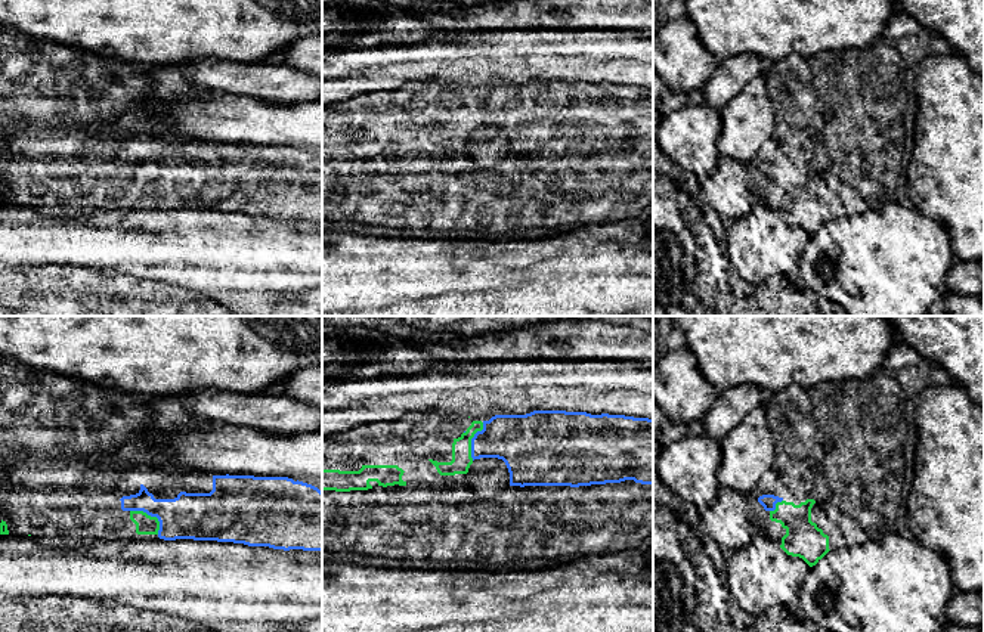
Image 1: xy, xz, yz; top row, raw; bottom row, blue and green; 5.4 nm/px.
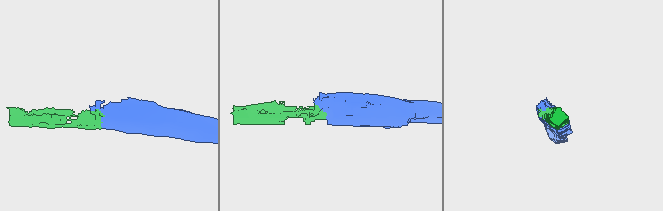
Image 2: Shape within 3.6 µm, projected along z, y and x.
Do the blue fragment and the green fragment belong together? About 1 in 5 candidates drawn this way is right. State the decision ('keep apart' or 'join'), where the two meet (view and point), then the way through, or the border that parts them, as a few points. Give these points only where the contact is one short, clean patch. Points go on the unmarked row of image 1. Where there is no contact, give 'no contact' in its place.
join | xy (151, 185)

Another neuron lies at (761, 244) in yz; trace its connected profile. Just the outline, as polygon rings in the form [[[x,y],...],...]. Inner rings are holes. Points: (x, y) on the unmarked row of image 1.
[[[756,202],[733,221],[725,236],[731,270],[755,285],[776,275],[798,273],[811,238],[802,227],[787,224],[771,208]]]

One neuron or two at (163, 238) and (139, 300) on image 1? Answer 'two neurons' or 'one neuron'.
two neurons

